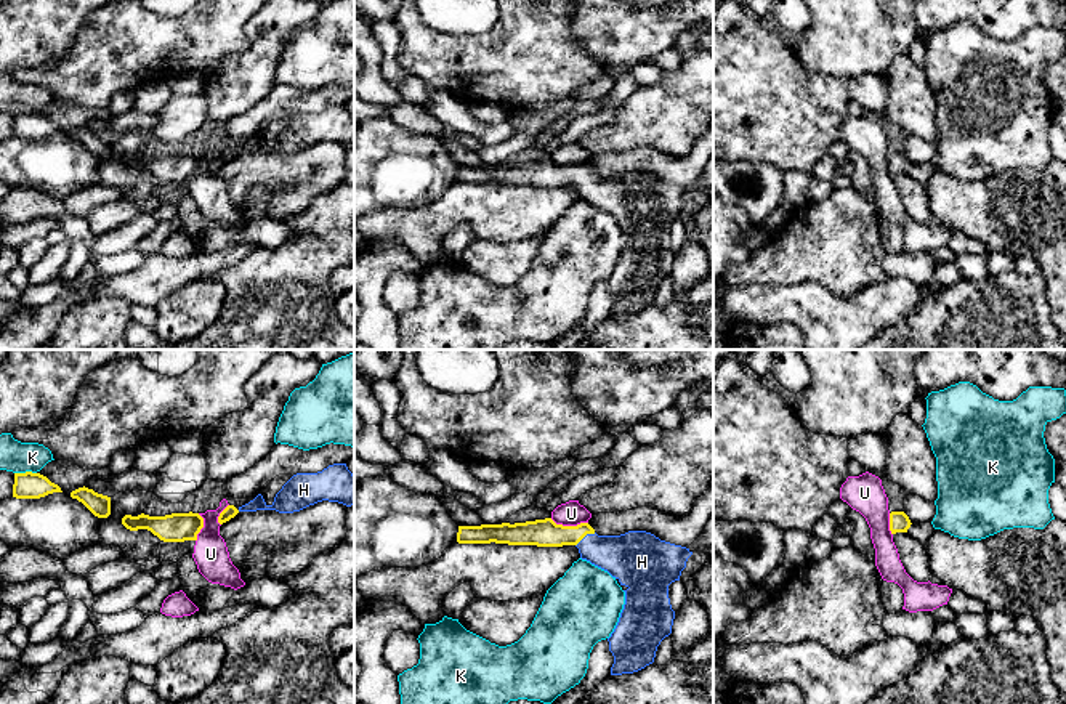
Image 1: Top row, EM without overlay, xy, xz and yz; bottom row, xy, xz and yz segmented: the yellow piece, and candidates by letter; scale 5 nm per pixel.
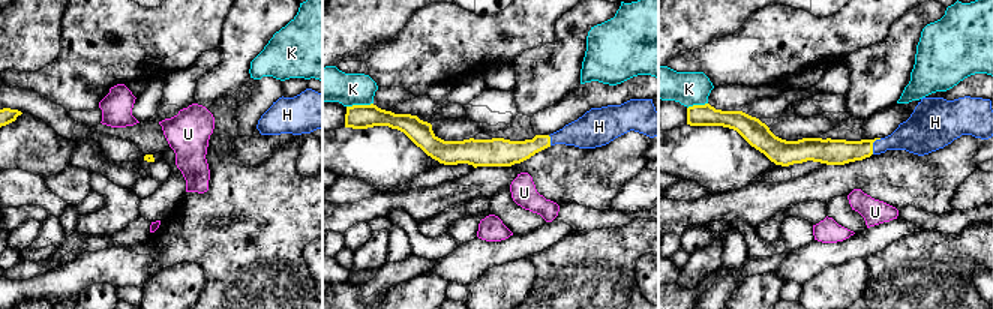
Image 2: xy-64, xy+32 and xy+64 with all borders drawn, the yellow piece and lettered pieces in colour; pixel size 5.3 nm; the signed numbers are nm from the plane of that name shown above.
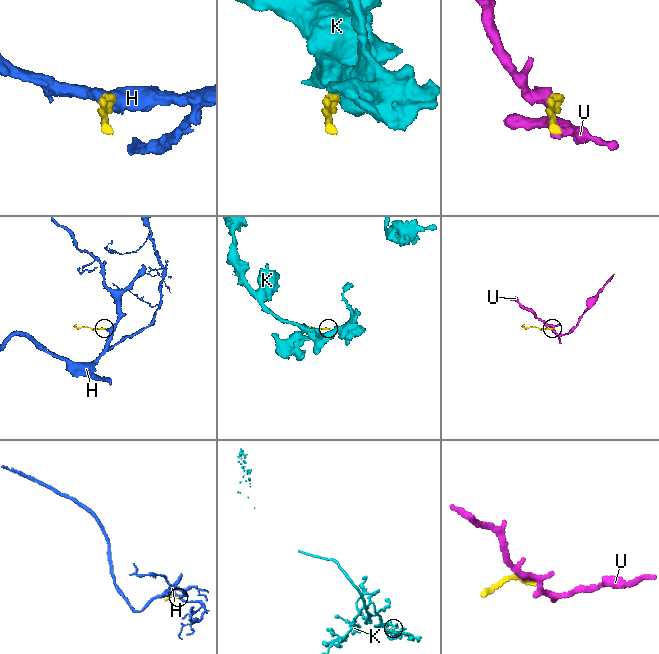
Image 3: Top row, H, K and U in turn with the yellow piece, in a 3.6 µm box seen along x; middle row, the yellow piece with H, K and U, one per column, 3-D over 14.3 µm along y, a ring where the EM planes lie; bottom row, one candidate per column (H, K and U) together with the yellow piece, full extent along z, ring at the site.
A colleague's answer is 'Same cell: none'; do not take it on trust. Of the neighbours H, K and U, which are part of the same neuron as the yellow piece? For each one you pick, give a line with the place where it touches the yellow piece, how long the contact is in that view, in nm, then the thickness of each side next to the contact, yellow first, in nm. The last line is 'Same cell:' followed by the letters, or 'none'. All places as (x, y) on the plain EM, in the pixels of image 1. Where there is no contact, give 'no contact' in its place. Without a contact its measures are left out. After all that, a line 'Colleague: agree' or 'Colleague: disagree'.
H: contact xz (585, 175); length 120 nm; calibres 140 and 240 nm
Same cell: H
Colleague: disagree

